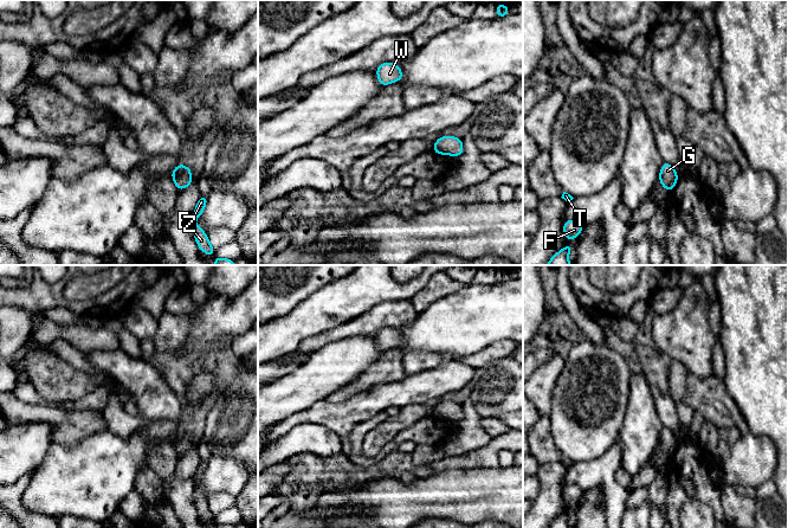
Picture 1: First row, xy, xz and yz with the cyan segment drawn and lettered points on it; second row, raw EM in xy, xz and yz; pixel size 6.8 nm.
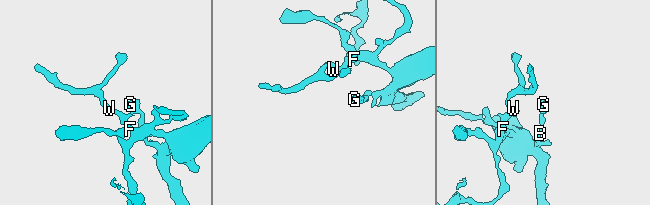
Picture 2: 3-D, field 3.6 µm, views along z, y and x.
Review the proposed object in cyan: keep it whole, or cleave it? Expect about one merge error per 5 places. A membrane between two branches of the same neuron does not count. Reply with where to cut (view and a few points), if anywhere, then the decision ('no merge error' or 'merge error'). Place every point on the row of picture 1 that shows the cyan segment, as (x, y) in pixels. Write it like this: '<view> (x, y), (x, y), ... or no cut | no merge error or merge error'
no cut | no merge error

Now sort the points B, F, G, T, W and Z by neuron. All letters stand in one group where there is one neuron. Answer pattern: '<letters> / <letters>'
B F G T W Z

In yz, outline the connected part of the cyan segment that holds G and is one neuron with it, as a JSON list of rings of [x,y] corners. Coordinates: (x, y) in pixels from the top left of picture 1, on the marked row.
[[[664,162],[661,165],[658,181],[667,192],[673,191],[678,181],[678,173],[671,163]]]

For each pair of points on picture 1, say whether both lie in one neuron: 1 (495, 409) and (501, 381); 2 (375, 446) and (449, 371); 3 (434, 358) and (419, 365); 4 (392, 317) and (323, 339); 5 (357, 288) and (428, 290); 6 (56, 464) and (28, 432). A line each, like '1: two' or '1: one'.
1: one
2: two
3: one
4: one
5: two
6: two

